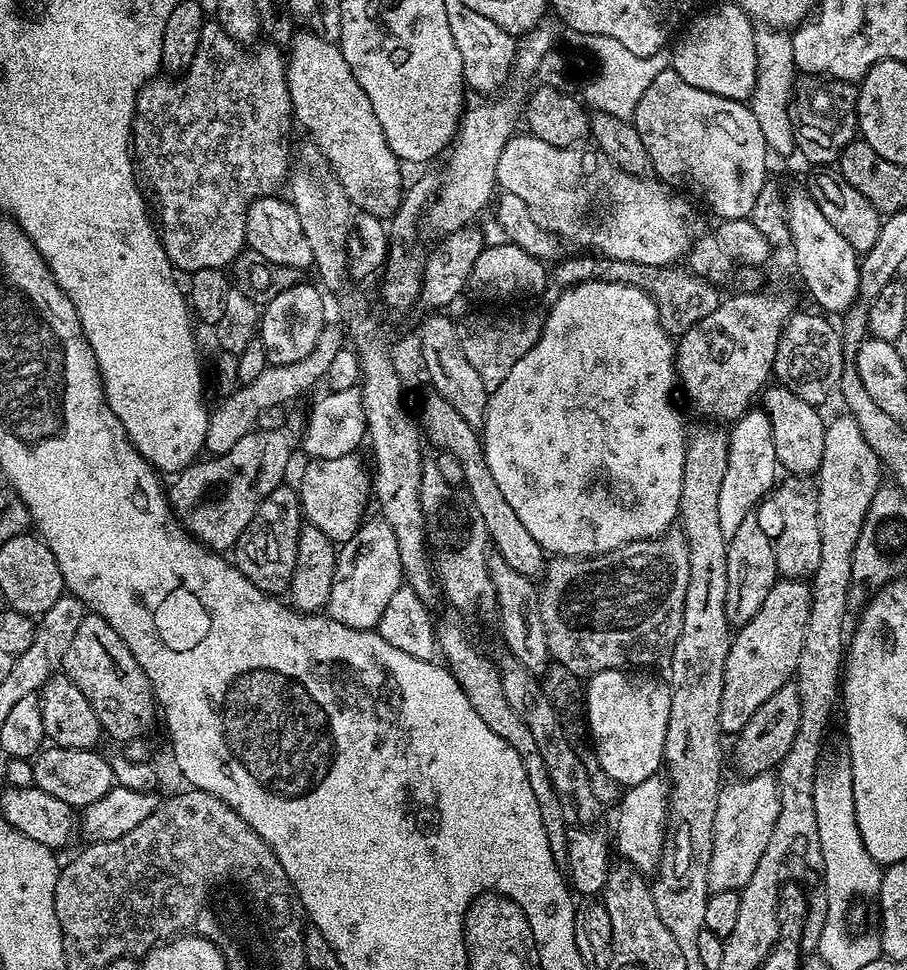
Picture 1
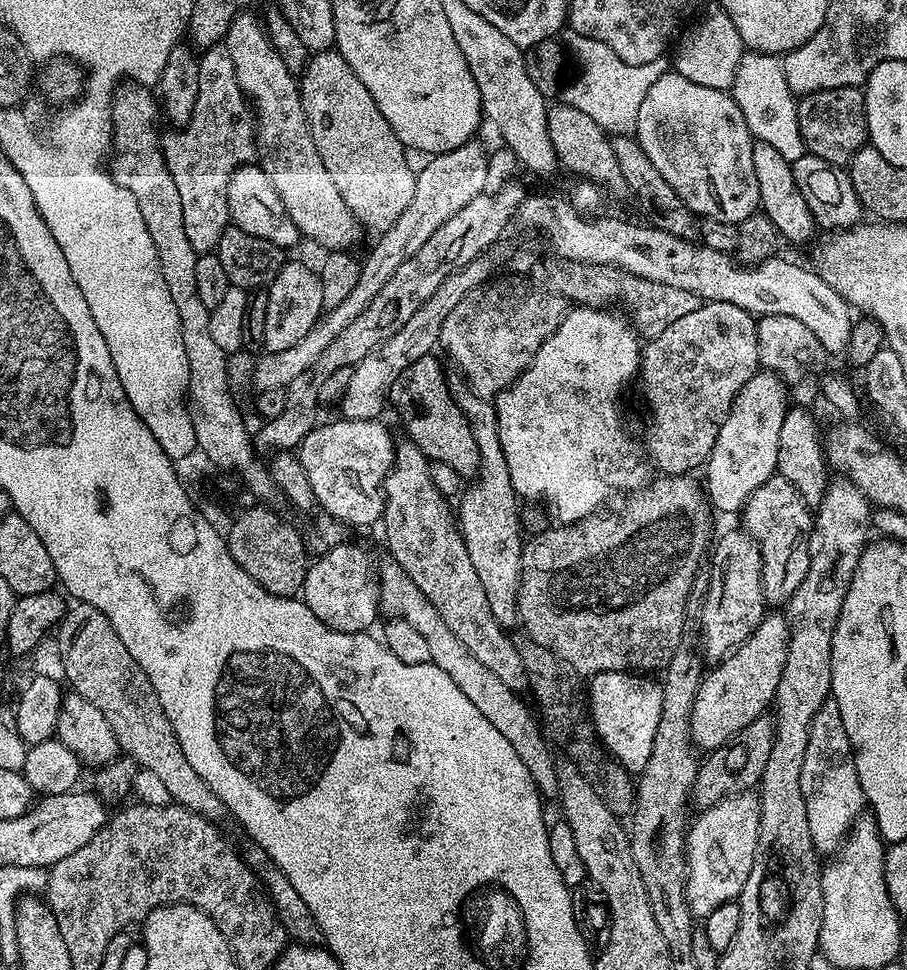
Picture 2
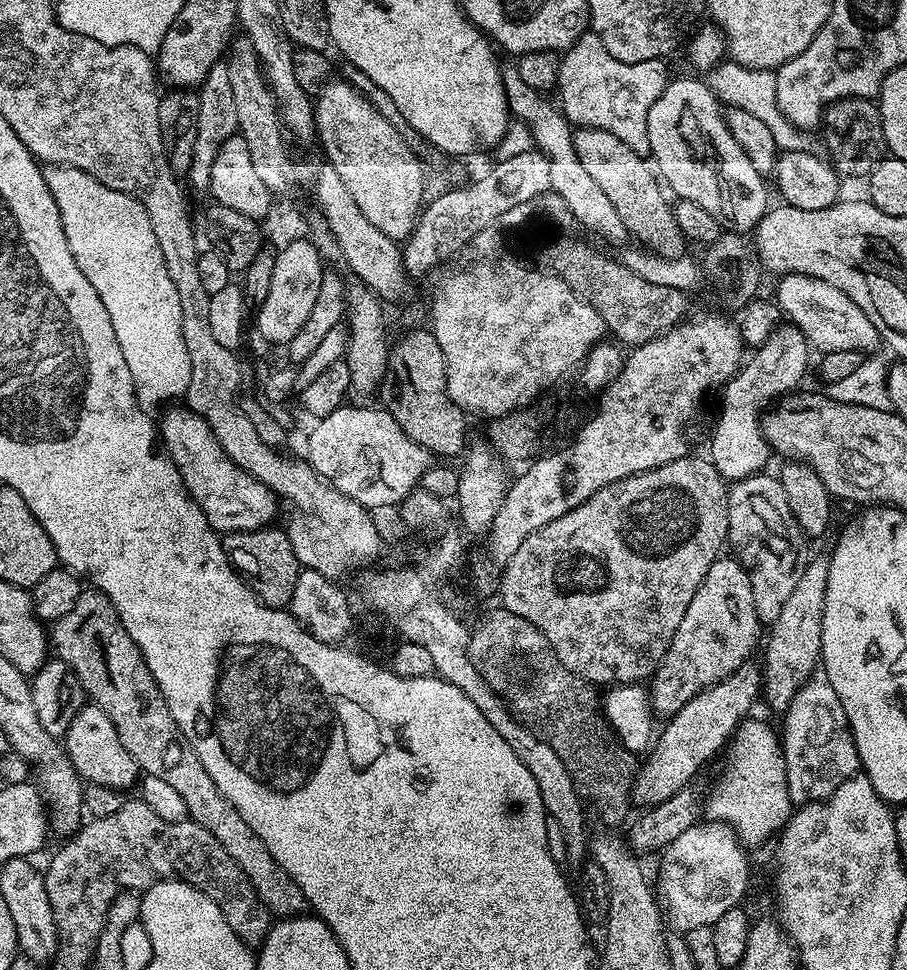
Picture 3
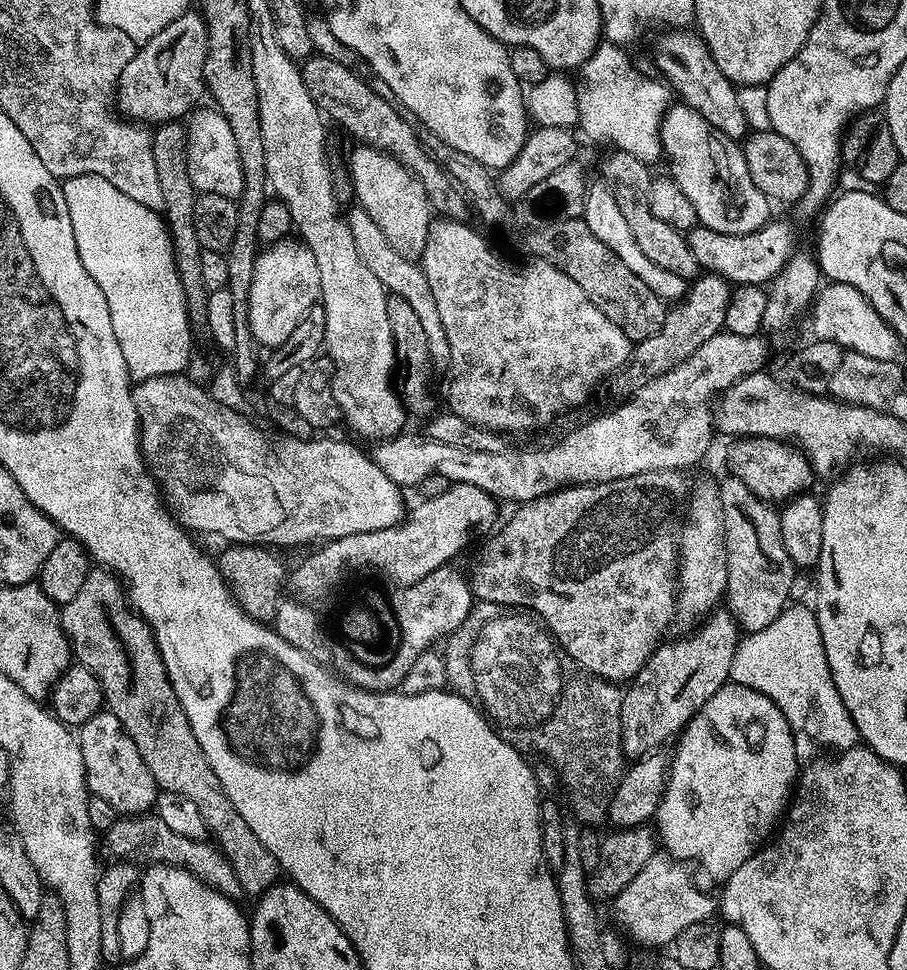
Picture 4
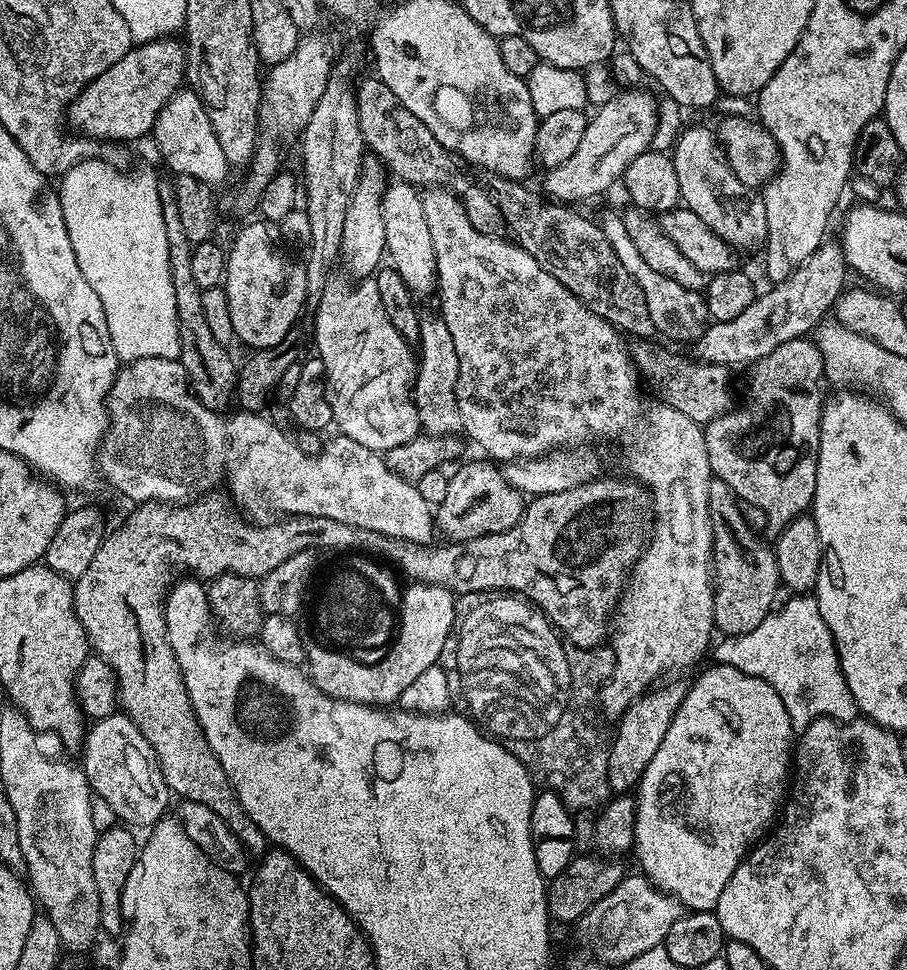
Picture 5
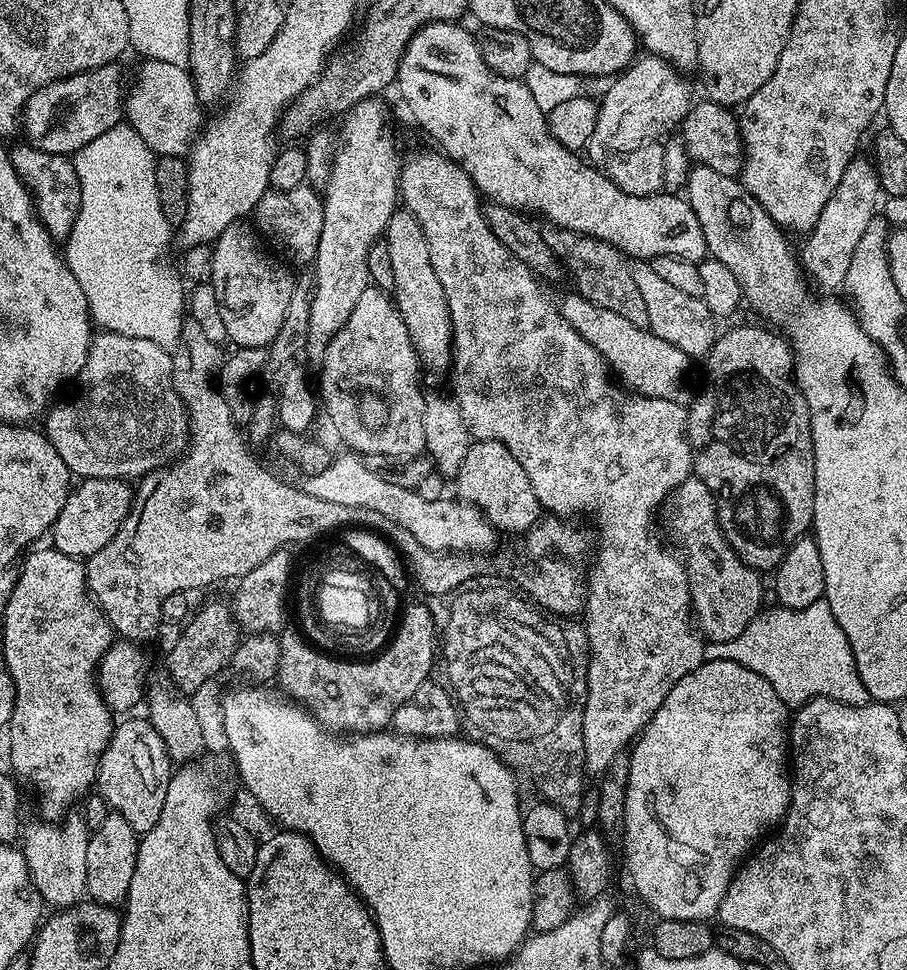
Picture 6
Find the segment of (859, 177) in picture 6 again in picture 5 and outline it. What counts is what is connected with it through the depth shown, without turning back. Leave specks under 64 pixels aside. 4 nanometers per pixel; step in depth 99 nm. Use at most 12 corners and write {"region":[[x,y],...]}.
{"region":[[832,238],[738,318],[709,323],[695,359],[747,366],[807,337],[850,269]]}

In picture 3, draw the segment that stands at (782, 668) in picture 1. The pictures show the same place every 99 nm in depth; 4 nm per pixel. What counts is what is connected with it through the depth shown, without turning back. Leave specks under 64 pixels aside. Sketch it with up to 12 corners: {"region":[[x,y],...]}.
{"region":[[749,662],[667,721],[631,803],[666,802],[731,741],[762,692]]}

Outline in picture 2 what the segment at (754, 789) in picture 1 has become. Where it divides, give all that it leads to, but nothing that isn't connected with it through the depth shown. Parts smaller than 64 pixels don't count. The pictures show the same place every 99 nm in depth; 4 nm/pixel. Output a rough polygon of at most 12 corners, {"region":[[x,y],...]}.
{"region":[[739,792],[686,832],[688,905],[736,900],[760,837],[760,798]]}

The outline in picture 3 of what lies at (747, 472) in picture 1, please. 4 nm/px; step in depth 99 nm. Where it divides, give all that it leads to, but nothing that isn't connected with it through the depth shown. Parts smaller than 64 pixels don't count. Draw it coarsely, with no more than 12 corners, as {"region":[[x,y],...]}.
{"region":[[784,322],[723,385],[712,465],[765,471],[765,412],[801,387],[808,340]]}

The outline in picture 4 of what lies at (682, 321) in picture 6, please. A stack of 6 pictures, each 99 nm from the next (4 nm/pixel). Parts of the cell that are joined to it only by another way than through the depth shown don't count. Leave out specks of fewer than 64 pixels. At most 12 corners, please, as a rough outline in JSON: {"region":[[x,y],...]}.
{"region":[[607,183],[587,185],[590,234],[665,302],[689,281],[642,254]]}

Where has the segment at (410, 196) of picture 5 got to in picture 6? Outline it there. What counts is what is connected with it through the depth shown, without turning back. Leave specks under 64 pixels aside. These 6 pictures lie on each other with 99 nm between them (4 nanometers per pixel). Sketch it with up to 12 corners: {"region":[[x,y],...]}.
{"region":[[412,212],[383,239],[391,289],[416,357],[447,373],[454,357],[446,290]]}

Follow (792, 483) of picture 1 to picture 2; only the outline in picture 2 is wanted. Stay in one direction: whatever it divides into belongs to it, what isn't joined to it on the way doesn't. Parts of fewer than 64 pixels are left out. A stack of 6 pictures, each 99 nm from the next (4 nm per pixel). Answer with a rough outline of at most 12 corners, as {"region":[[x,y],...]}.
{"region":[[780,475],[742,509],[765,601],[787,605],[810,566],[808,503]]}

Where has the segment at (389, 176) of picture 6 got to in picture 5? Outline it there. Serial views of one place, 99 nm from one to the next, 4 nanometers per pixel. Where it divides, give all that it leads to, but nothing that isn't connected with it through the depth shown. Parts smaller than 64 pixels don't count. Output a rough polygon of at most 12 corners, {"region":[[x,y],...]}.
{"region":[[365,155],[342,225],[340,260],[368,278],[386,253],[386,169]]}

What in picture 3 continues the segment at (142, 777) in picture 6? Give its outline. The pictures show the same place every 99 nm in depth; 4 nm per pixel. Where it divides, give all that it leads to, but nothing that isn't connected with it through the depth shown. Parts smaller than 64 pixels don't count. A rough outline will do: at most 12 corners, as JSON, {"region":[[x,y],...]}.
{"region":[[96,704],[62,737],[85,785],[128,788],[140,767]]}

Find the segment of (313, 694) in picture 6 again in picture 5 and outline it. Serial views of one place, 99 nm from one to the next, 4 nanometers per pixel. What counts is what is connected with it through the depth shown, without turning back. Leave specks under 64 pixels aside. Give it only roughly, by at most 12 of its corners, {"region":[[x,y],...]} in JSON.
{"region":[[409,583],[377,664],[309,643],[306,671],[335,700],[395,705],[441,659],[454,593]]}

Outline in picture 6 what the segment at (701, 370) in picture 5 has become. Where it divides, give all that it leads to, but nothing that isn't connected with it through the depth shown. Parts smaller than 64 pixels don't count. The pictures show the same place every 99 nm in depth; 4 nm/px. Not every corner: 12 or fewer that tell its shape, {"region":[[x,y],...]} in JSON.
{"region":[[587,296],[560,312],[629,393],[689,399],[690,357]]}

